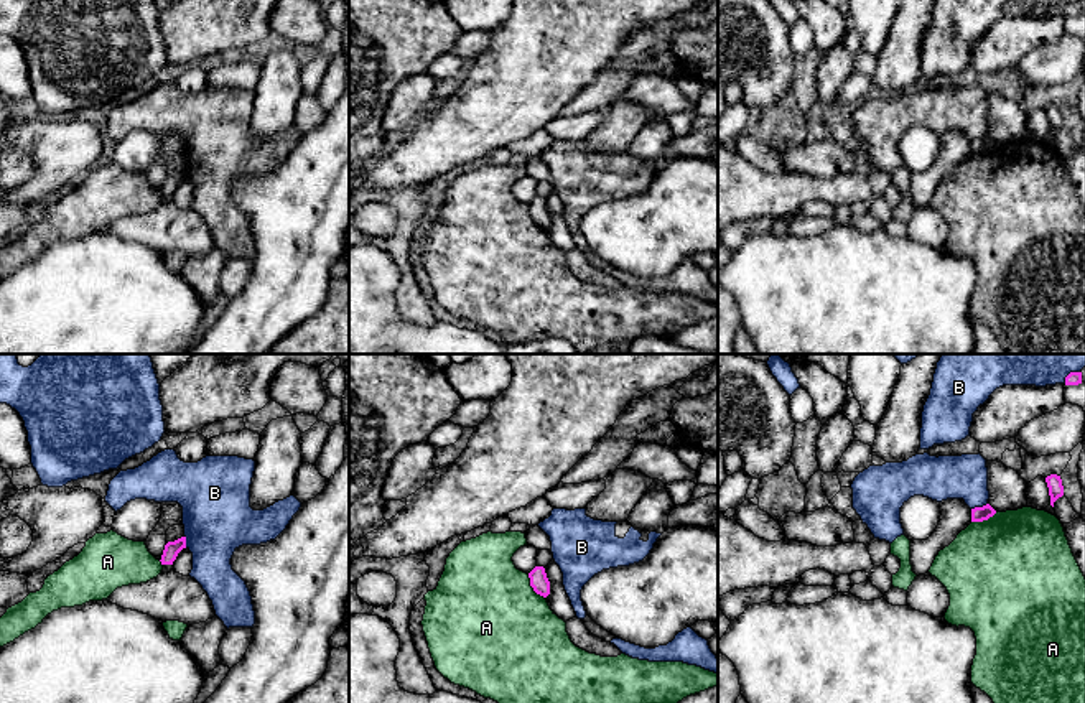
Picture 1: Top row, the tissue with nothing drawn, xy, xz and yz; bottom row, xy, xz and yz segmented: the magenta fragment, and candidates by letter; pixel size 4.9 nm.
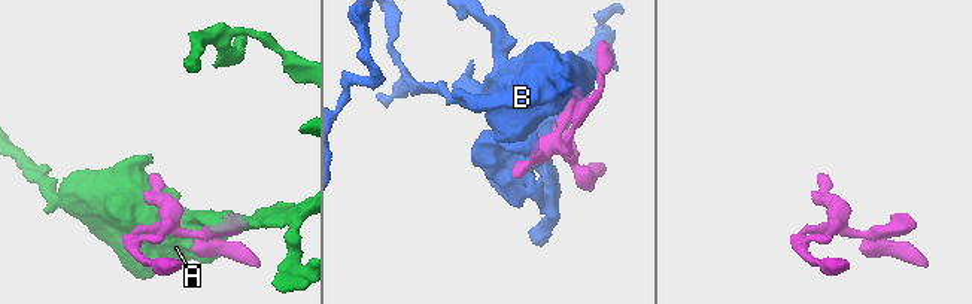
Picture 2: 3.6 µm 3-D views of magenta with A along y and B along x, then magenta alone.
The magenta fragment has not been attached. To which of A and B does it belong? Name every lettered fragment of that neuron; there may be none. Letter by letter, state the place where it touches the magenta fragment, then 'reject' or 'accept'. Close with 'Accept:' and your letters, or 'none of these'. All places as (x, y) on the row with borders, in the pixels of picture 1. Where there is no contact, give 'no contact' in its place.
A: xz (532, 586) | reject
B: yz (978, 507) | reject
Accept: none of these

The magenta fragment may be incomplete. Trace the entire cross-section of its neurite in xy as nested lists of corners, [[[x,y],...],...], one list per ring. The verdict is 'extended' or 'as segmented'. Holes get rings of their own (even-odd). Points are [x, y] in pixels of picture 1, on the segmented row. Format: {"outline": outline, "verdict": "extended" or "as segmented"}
{"outline": [[[186,537],[168,542],[160,560],[163,570],[156,578],[117,588],[107,601],[163,622],[199,624],[212,619],[216,611],[207,593],[194,578],[179,575],[173,566],[183,548],[186,548]]], "verdict": "extended"}

